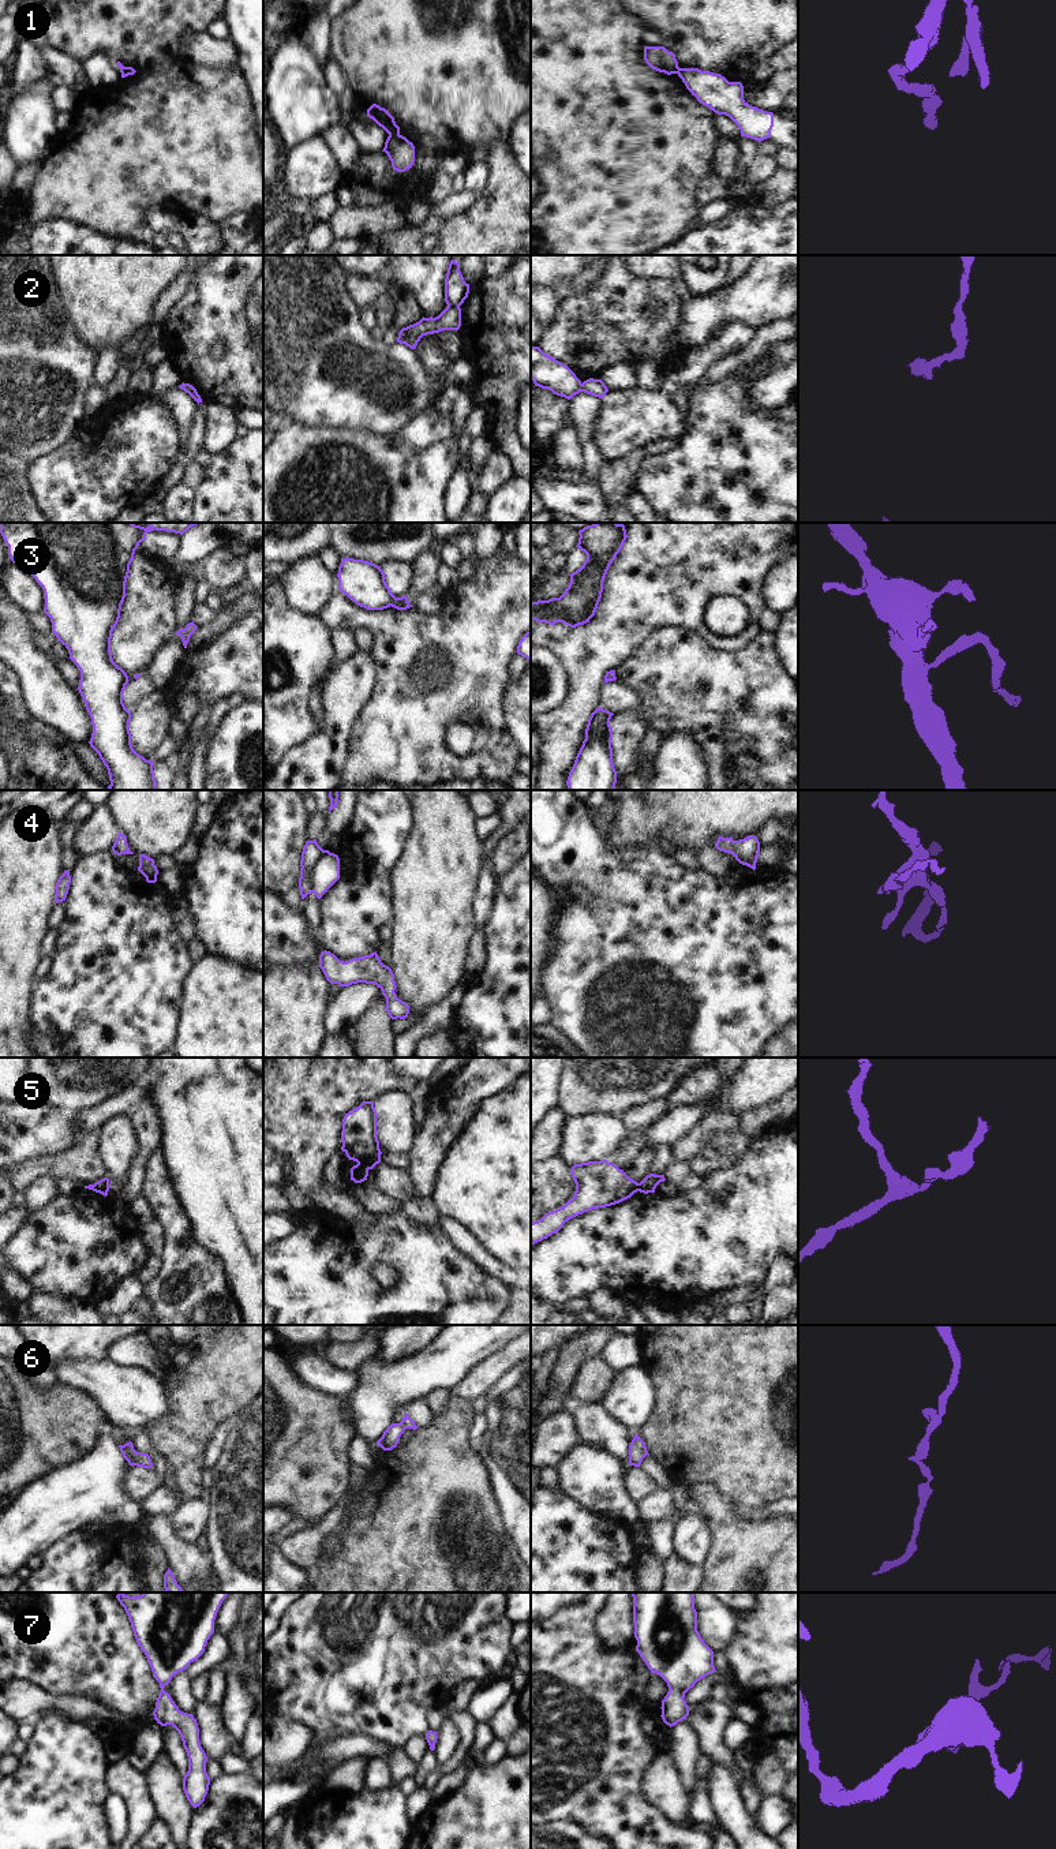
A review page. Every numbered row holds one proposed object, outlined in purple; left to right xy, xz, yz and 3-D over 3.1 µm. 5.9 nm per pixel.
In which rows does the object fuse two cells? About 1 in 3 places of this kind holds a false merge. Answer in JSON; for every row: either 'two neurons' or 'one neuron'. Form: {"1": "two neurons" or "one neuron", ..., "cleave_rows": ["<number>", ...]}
{"1": "two neurons", "2": "two neurons", "3": "one neuron", "4": "one neuron", "5": "two neurons", "6": "one neuron", "7": "one neuron", "cleave_rows": ["1", "2", "5"]}

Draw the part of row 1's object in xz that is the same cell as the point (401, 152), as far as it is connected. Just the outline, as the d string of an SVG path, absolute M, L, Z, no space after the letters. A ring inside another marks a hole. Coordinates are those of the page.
M389 135L383 150L397 172L405 172L415 162L415 146L402 135Z

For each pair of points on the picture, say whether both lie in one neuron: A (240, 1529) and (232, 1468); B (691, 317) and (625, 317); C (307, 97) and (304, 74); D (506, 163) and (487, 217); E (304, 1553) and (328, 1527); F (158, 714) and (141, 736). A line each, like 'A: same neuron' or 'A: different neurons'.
A: same neuron
B: different neurons
C: same neuron
D: same neuron
E: same neuron
F: same neuron

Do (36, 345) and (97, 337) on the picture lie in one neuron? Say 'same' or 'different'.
different

